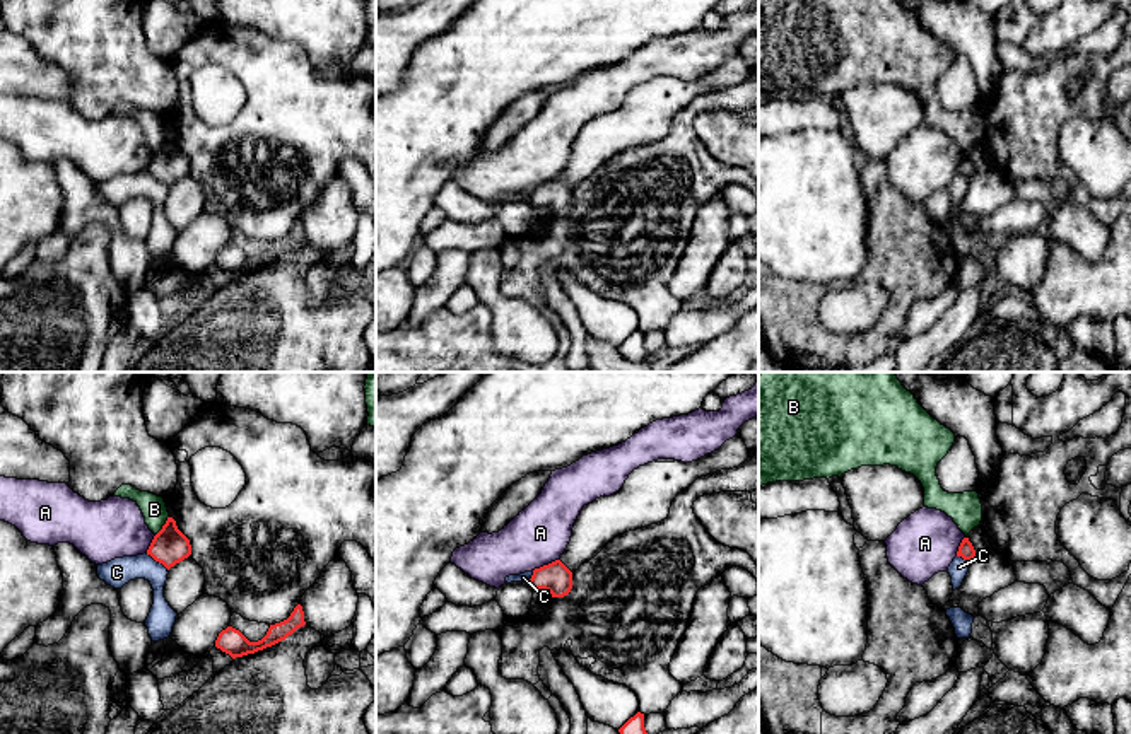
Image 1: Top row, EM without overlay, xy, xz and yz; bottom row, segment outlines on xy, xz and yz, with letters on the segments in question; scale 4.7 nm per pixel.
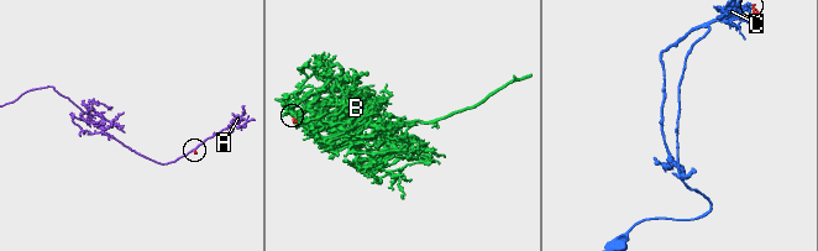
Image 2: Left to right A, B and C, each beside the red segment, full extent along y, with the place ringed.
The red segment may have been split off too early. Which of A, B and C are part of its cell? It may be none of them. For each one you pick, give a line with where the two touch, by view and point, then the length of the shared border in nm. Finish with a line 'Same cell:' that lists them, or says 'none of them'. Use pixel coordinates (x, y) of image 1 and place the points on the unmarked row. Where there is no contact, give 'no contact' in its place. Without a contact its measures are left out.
Same cell: none of them

